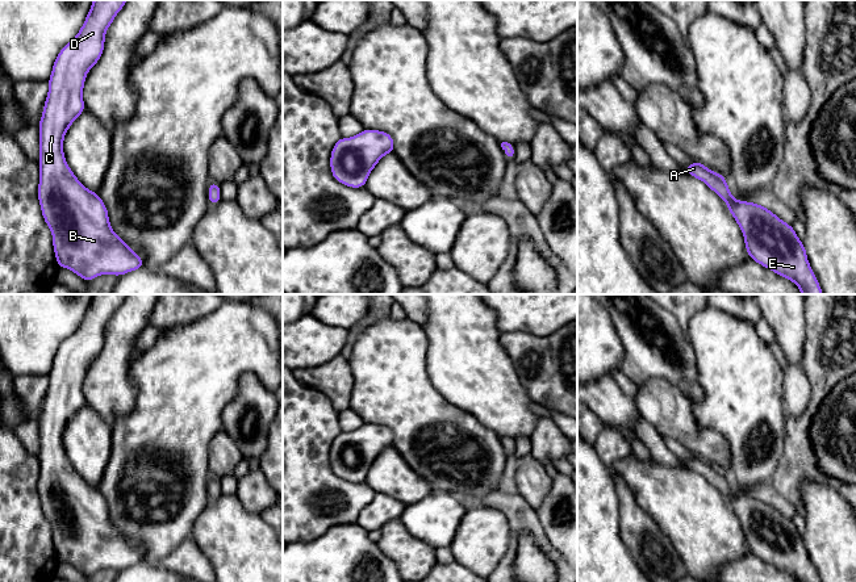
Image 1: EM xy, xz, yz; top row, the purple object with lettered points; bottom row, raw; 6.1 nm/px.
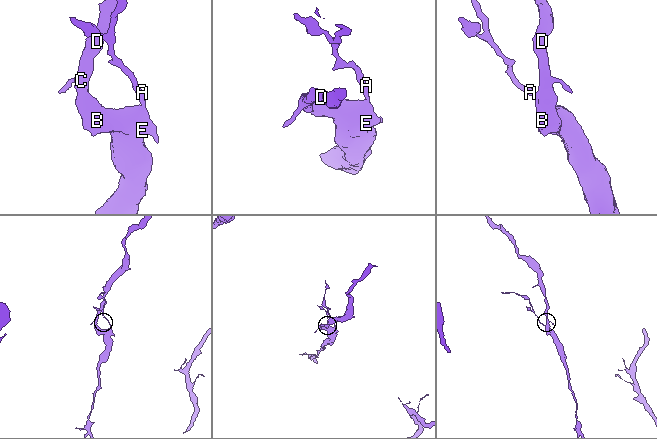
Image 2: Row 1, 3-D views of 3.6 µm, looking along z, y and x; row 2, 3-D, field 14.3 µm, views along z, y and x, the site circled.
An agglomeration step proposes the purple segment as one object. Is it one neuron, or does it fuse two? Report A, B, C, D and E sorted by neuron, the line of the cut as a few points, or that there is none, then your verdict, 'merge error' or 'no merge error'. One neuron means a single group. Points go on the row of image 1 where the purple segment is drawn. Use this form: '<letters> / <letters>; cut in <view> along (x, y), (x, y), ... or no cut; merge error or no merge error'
A B C D E; no cut; no merge error

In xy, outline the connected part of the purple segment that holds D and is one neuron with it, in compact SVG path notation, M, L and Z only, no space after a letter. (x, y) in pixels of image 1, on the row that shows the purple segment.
M93 0L76 37L59 51L49 78L49 93L39 127L39 184L37 189L42 217L53 234L58 267L68 268L85 281L100 275L122 276L143 268L143 259L113 233L108 209L100 196L87 189L68 167L63 139L71 123L85 110L83 88L87 72L104 53L107 29L128 0Z

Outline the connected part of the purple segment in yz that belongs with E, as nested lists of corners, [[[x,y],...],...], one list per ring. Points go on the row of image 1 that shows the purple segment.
[[[694,160],[685,166],[688,175],[703,181],[727,205],[739,225],[749,259],[793,281],[801,294],[823,294],[809,264],[805,244],[792,225],[781,221],[760,204],[735,200],[722,173]]]

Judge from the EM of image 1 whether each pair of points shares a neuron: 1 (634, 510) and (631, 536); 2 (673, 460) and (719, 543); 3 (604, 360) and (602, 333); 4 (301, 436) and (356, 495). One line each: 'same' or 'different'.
1: same
2: different
3: same
4: same

